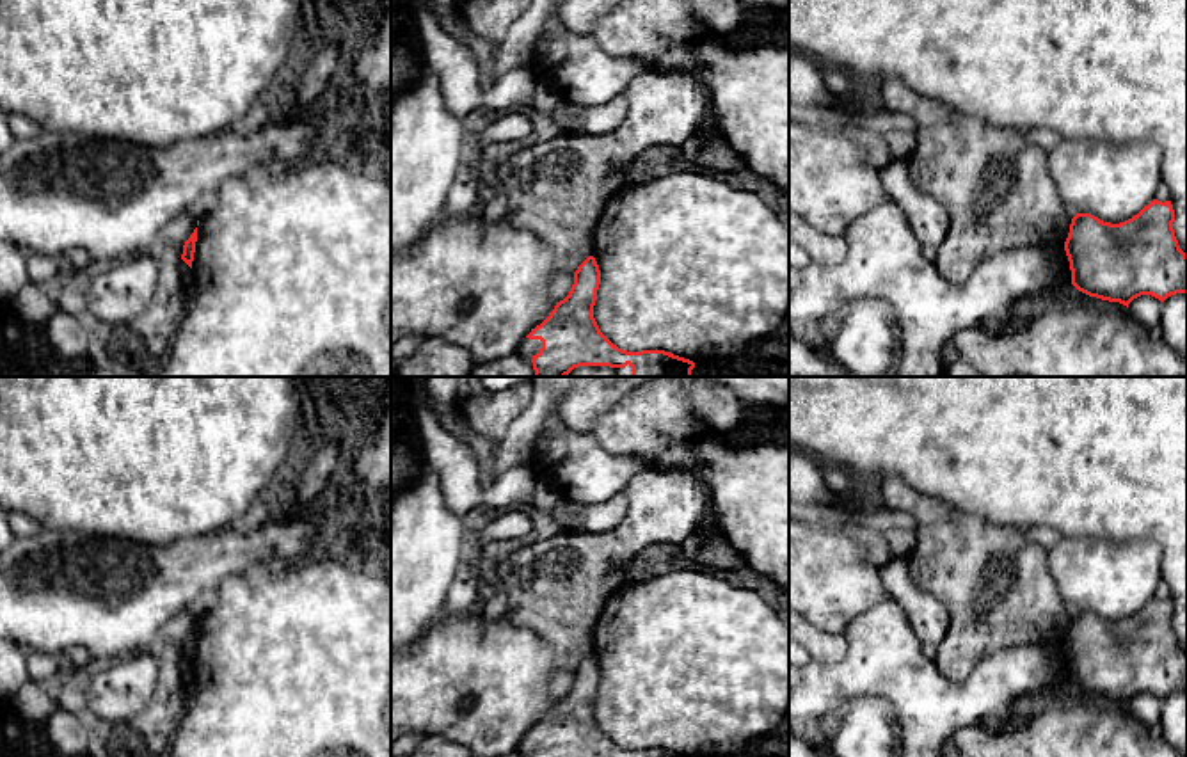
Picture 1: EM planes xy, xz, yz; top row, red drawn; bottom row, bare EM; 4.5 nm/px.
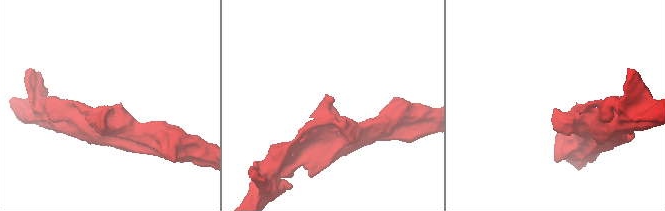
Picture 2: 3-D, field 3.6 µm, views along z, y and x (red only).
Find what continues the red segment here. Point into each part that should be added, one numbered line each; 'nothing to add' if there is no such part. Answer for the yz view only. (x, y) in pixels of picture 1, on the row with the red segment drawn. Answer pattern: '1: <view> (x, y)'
nothing to add

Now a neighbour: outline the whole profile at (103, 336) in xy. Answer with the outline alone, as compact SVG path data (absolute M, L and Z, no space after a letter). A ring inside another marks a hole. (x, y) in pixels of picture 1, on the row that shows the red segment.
M89 267L78 272L68 272L55 286L57 307L73 315L89 332L91 343L98 350L116 348L117 329L98 320L85 306L85 290L98 272L98 267Z

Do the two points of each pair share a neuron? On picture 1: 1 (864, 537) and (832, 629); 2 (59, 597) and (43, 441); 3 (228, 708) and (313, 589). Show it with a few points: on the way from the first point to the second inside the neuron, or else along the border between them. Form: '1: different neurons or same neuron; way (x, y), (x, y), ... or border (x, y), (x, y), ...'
1: different neurons; border (821, 528), (846, 532), (878, 569)
2: different neurons; border (43, 528), (71, 528), (93, 535)
3: same neuron; way (258, 677), (313, 619)

